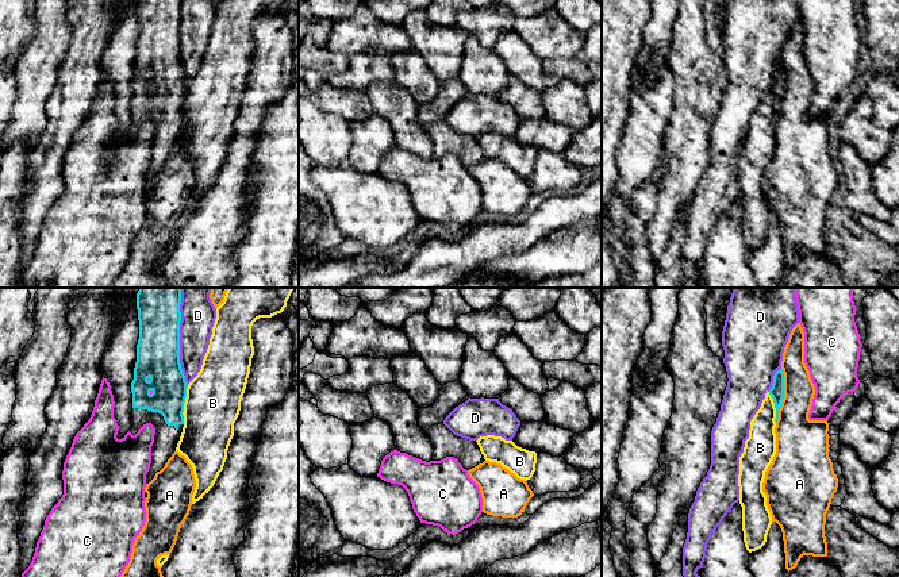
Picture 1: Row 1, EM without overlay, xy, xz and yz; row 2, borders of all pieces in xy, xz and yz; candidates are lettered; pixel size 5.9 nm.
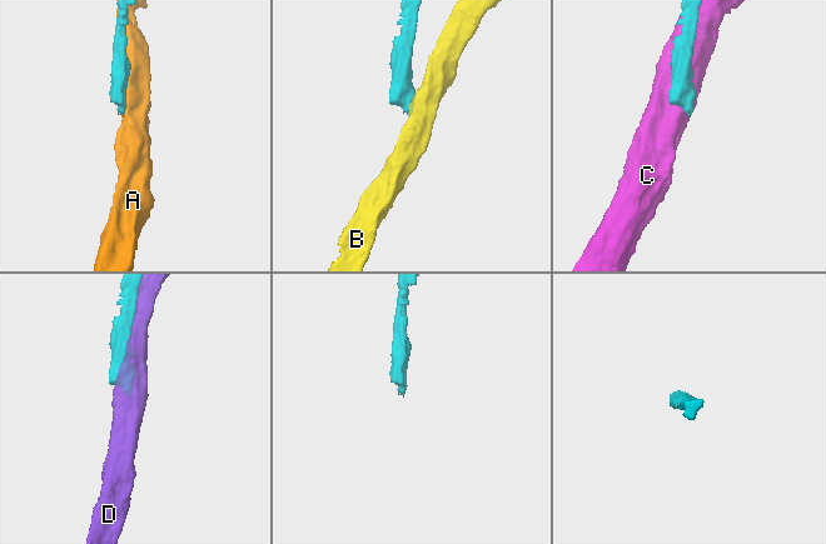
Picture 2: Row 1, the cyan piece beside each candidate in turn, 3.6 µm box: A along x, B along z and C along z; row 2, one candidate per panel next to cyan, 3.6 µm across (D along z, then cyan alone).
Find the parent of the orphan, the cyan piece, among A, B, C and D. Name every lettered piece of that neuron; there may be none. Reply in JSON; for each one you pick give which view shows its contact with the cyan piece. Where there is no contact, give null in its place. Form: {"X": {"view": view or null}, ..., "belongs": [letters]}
{"belongs": []}

